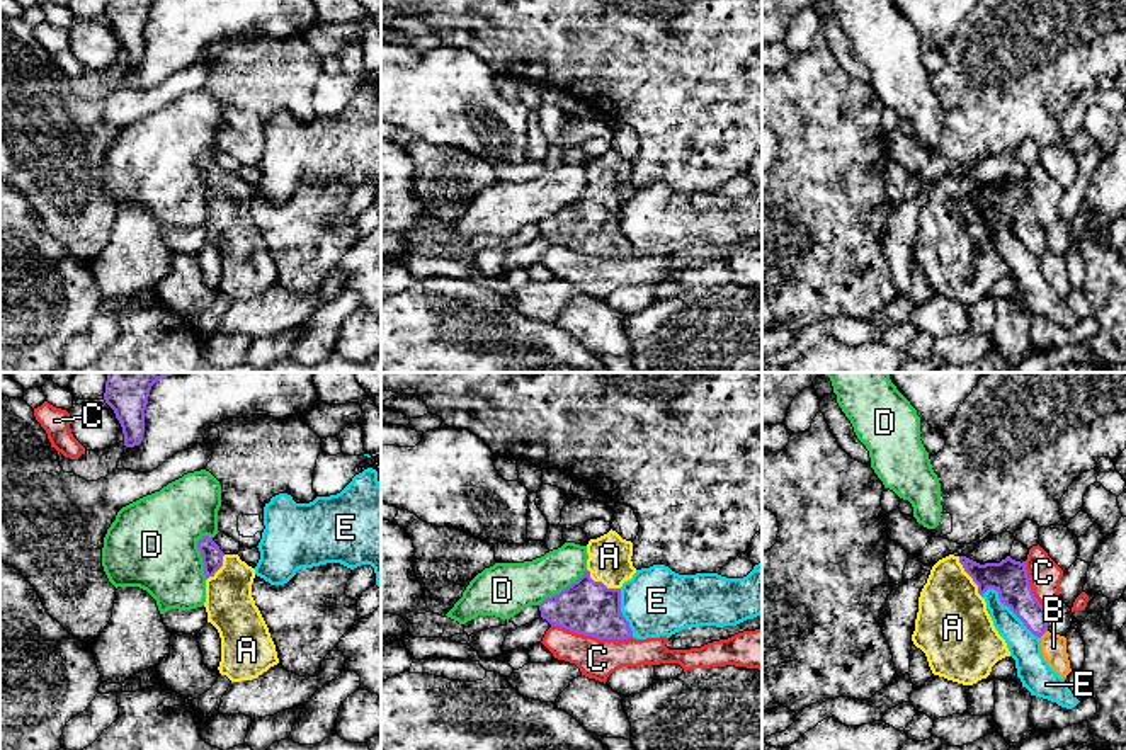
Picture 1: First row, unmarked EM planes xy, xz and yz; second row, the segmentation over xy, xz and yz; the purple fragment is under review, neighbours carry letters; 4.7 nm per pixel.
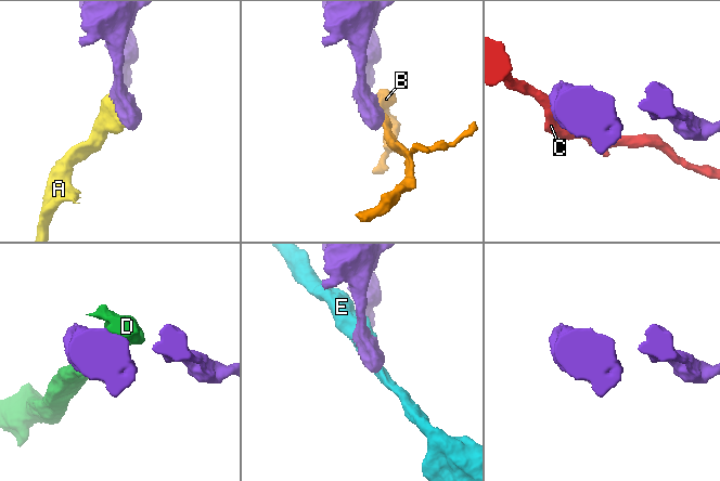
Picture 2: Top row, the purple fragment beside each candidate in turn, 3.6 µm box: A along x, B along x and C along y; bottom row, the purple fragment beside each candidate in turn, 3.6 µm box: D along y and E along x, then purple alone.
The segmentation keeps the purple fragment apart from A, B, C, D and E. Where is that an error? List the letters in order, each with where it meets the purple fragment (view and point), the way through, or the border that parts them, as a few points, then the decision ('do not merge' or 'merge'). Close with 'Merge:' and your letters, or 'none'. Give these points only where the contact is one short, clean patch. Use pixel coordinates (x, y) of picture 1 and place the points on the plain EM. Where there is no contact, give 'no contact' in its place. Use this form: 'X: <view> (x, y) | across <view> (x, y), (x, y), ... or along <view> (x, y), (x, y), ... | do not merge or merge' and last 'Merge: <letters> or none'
A: yz (970, 194) | merge
B: yz (1043, 252) | along yz (1046, 249), (1040, 255) | do not merge
C: xz (592, 254) | along xz (551, 244), (597, 257), (631, 257) | do not merge
D: xy (201, 174) | do not merge
E: yz (1011, 228) | do not merge
Merge: A

